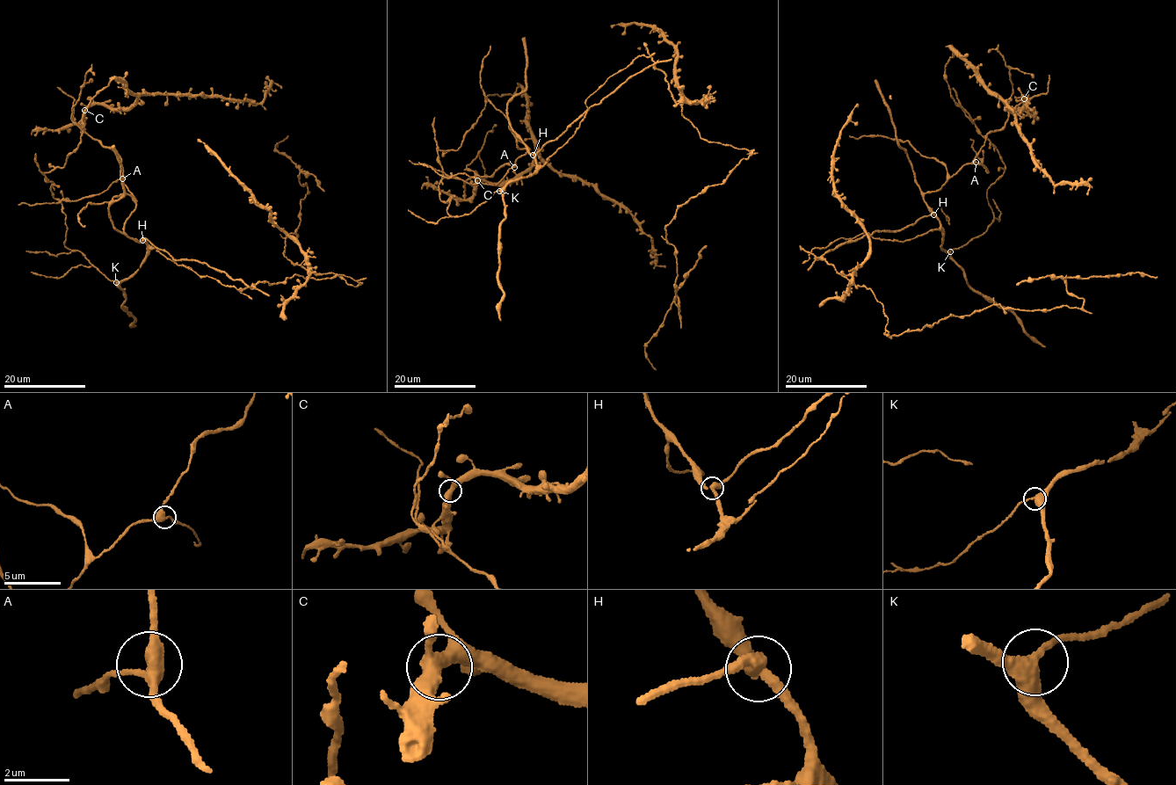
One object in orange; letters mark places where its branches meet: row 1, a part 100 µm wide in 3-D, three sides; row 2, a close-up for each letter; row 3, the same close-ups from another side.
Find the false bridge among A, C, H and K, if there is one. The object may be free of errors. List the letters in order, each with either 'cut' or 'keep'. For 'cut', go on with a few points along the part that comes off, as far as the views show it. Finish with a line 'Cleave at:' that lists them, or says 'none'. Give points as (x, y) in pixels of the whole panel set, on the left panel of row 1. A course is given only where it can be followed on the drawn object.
A: keep
C: keep
H: cut; foreign part runs (141, 240), (250, 287), (295, 274), (359, 284), (285, 255), (307, 192), (300, 166), (274, 148), (288, 135)
K: keep
Cleave at: H

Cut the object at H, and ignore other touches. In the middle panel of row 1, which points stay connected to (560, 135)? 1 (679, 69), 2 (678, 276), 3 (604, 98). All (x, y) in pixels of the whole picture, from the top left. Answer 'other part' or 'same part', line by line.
1: other part
2: same part
3: same part

